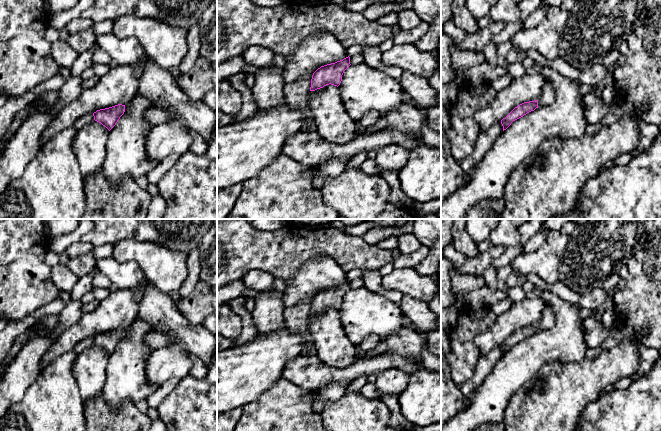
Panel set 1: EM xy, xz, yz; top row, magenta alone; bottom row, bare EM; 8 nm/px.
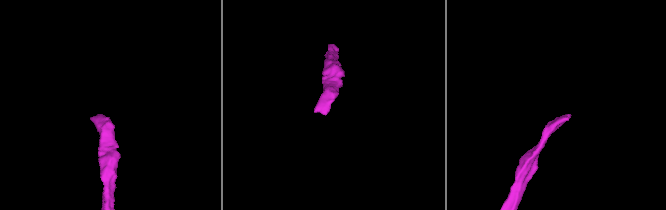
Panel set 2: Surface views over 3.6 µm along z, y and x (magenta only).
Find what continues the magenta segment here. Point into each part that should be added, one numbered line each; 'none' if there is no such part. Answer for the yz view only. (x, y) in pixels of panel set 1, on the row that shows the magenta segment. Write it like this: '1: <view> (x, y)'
1: yz (547, 96)

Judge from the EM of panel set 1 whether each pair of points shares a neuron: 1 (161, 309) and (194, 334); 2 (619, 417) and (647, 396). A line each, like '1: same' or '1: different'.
1: same
2: same

